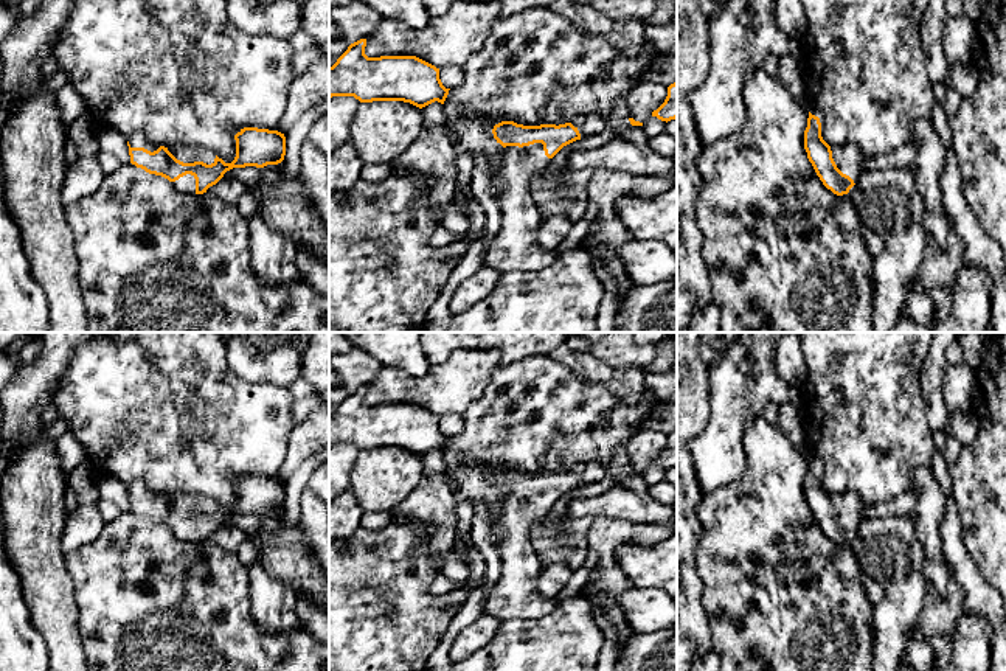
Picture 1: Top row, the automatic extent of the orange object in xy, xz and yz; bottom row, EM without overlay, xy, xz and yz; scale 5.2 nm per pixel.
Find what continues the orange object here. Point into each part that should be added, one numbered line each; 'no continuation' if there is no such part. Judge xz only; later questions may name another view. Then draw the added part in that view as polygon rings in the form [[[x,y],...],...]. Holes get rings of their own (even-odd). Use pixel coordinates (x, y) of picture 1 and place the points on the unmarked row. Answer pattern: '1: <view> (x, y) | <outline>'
1: xz (514, 595) | [[[534,491],[529,494],[506,494],[495,514],[495,525],[501,531],[498,555],[501,559],[501,575],[497,584],[491,589],[484,614],[494,617],[500,623],[512,618],[536,620],[548,615],[559,603],[556,598],[546,598],[539,593],[536,578],[543,565],[532,547],[532,527],[546,517],[551,506],[545,503],[543,492]]]

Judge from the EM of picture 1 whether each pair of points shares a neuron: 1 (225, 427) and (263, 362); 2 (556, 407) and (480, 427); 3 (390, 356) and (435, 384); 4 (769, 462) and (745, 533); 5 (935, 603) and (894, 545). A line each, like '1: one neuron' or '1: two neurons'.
1: two neurons
2: one neuron
3: two neurons
4: one neuron
5: two neurons

